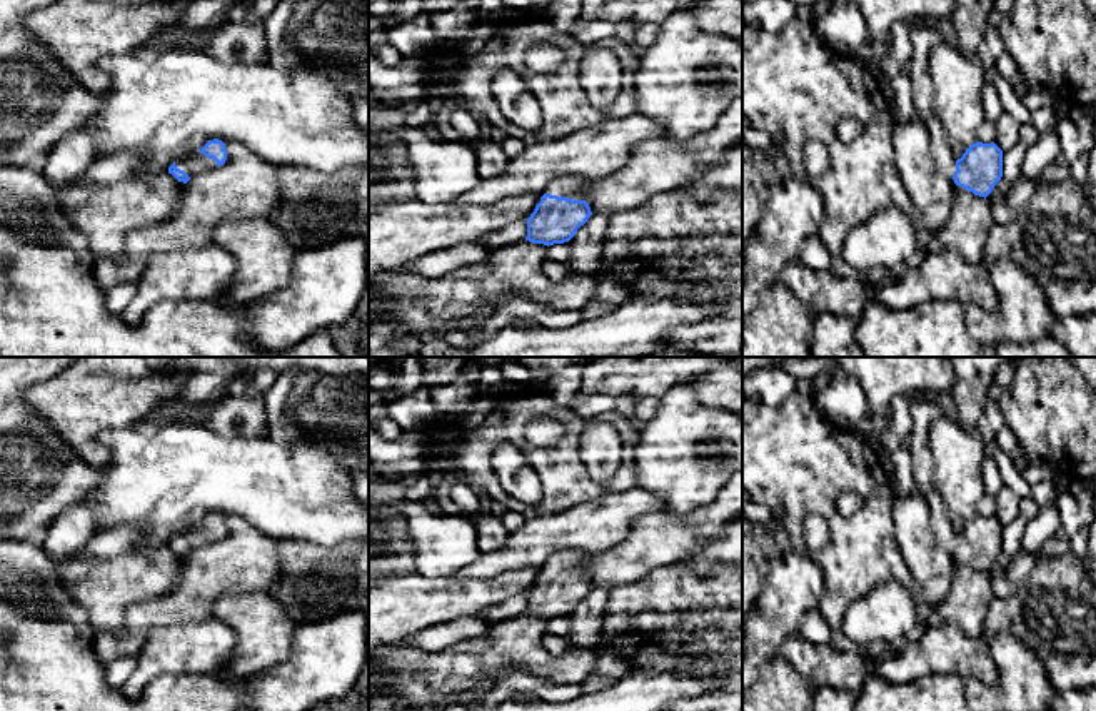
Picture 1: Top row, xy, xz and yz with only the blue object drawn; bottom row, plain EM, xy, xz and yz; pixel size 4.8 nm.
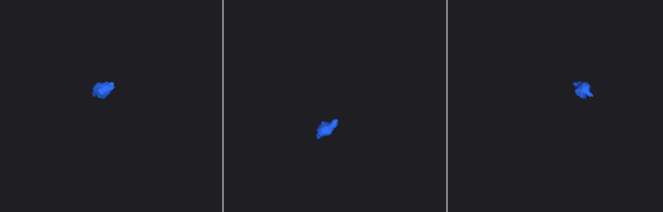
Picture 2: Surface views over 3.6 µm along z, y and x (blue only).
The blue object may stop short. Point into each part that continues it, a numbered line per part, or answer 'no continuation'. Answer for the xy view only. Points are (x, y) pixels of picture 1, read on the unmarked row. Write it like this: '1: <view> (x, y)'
1: xy (197, 536)

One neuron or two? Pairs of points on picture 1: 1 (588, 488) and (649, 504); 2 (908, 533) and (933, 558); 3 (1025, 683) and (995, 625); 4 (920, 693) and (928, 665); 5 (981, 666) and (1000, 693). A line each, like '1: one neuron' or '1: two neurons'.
1: two neurons
2: one neuron
3: two neurons
4: two neurons
5: two neurons

